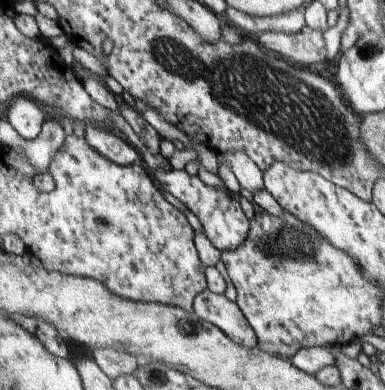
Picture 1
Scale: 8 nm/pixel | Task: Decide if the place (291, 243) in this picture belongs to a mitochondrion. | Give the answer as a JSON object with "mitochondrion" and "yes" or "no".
{"mitochondrion":"yes"}

